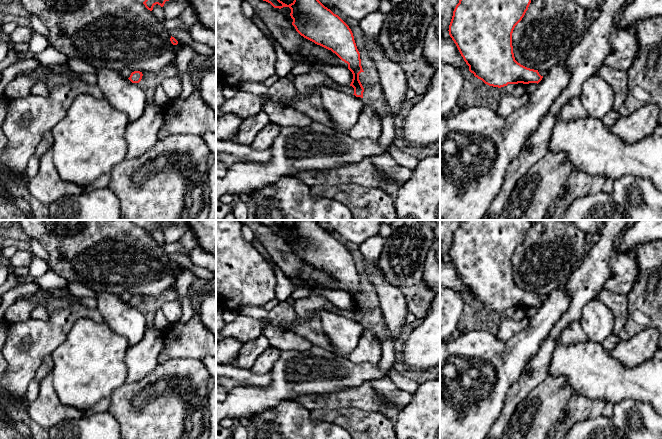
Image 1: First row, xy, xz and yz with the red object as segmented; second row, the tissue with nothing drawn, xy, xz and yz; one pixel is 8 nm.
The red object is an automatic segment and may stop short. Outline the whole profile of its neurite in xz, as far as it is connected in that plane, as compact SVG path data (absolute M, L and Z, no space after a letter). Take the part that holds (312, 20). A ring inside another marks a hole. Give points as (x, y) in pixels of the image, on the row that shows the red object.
M263 0L274 8L289 7L292 25L304 38L335 53L348 64L353 74L350 84L356 97L363 98L364 88L359 74L364 72L361 66L360 53L349 26L319 0L294 0L287 5L280 0Z

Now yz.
M459 0L449 25L449 35L456 44L461 56L469 66L469 71L485 84L493 87L504 87L508 84L539 83L543 76L538 70L527 68L515 60L512 46L512 33L522 20L531 0Z

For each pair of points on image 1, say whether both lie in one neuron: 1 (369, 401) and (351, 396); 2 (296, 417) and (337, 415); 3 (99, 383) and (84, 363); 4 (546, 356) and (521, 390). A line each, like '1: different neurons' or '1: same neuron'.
1: same neuron
2: different neurons
3: same neuron
4: same neuron

